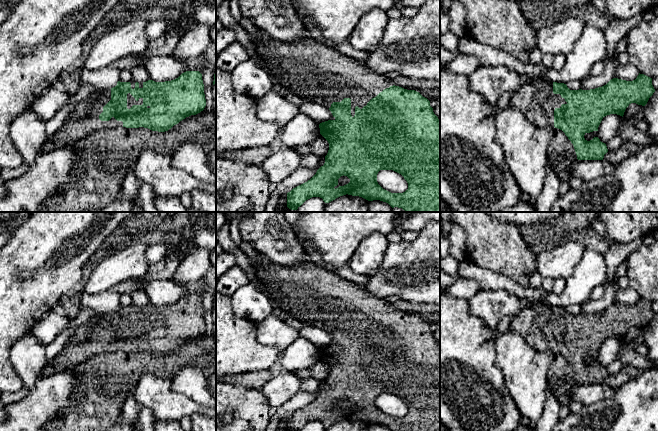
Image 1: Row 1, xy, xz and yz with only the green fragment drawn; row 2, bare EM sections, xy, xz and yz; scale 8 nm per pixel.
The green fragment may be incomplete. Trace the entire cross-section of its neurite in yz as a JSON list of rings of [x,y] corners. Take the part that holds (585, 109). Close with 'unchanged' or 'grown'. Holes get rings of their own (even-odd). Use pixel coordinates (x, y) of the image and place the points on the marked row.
[[[640,73],[633,81],[613,78],[606,85],[590,90],[570,90],[564,83],[538,80],[525,83],[511,93],[509,107],[521,110],[540,129],[555,127],[562,130],[573,144],[578,160],[603,160],[608,152],[606,144],[598,137],[587,141],[584,135],[598,131],[602,119],[607,115],[617,114],[623,117],[631,103],[645,106],[654,92],[652,78]]] | grown

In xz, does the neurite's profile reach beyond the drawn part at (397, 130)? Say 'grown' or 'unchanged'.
grown

